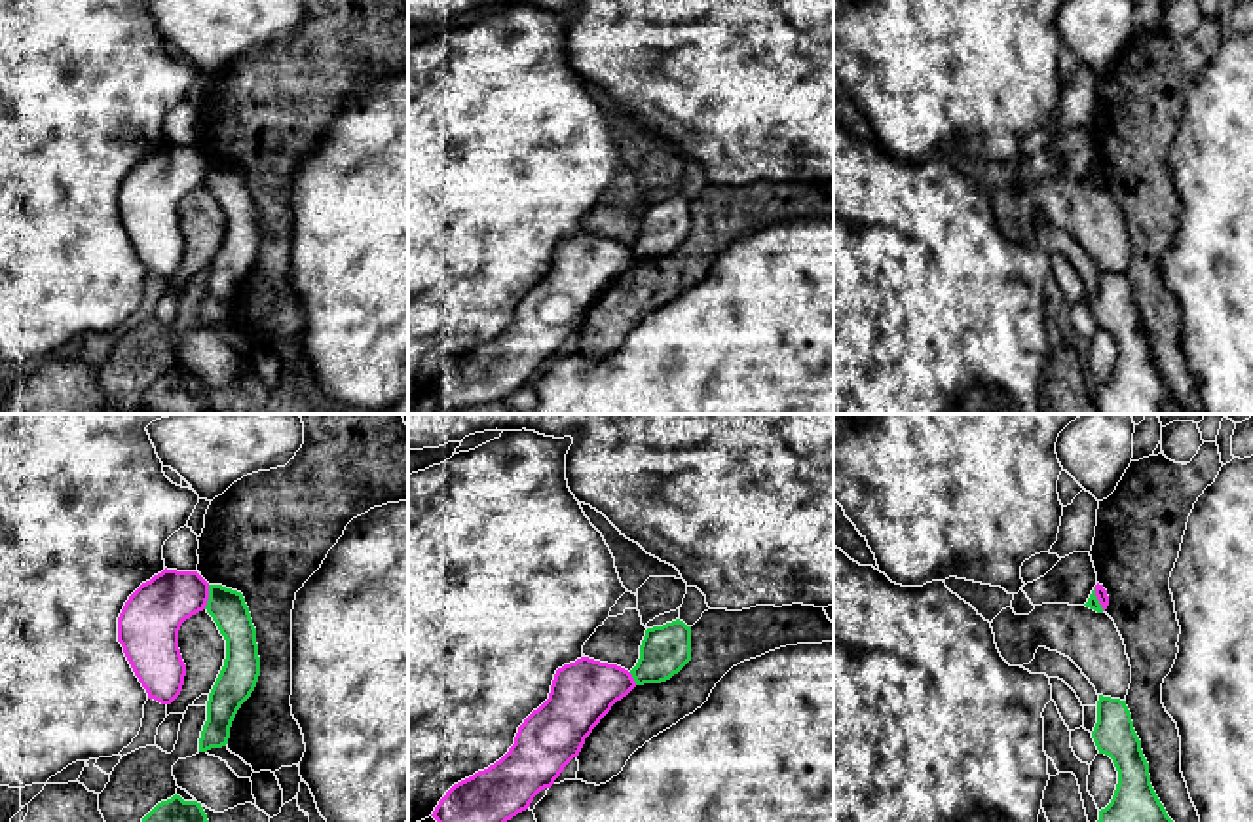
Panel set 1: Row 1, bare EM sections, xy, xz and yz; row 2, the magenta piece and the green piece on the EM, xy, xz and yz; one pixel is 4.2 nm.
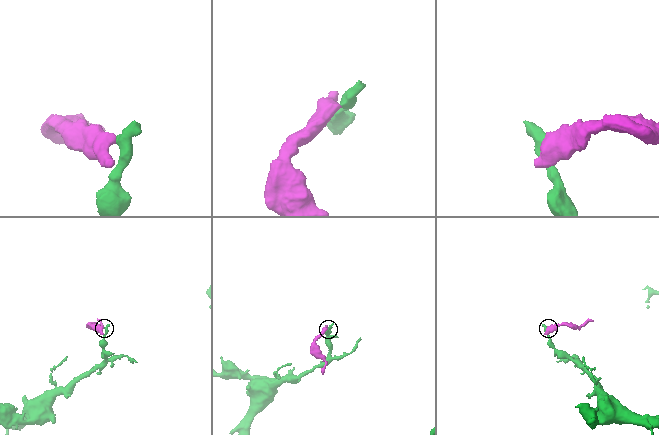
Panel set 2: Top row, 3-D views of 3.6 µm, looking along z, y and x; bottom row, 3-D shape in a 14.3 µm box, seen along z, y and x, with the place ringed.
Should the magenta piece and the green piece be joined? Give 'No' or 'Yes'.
No

